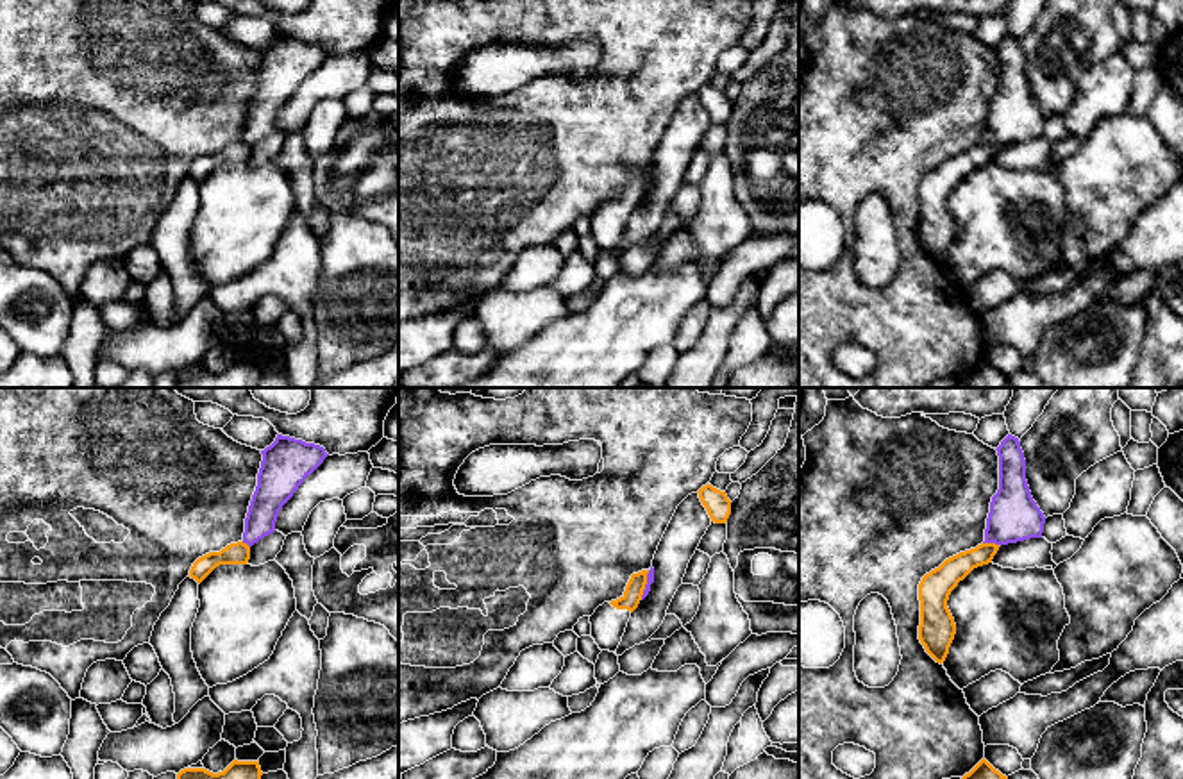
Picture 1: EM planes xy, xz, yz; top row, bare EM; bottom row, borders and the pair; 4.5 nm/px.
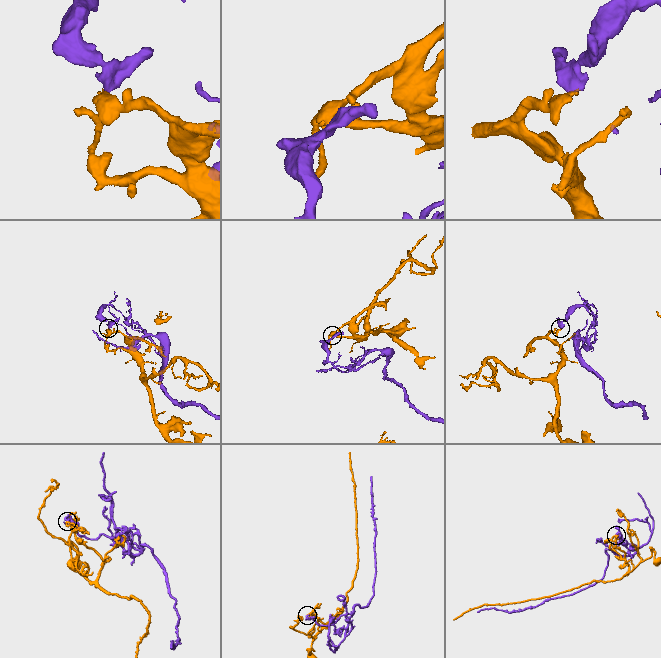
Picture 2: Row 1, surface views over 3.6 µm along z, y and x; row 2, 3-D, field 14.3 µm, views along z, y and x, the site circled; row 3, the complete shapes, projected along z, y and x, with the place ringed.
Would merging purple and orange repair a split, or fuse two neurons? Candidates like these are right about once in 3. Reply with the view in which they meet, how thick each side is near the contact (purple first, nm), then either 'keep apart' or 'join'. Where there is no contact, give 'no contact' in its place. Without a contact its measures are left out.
meets purple in yz; 220 nm thick on the purple side, 120 nm on the other; keep apart

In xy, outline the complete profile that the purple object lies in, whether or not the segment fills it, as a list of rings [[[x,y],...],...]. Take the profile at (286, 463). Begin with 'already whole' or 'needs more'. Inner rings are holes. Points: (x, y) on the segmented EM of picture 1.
already whole | [[[282,434],[261,454],[257,486],[245,518],[243,543],[248,547],[275,531],[282,506],[329,456],[320,445]]]

